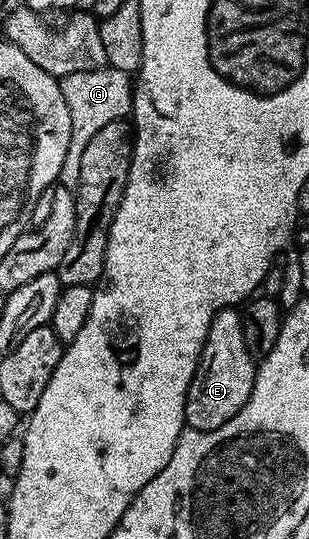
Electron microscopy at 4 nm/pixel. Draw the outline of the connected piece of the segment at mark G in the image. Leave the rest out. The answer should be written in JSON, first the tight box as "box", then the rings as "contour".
{"box":[57,67,134,189],"contour":[[[112,67],[100,70],[84,71],[80,74],[68,74],[61,77],[64,102],[68,102],[68,118],[72,118],[72,138],[68,142],[68,154],[64,154],[64,166],[60,166],[57,183],[63,188],[77,189],[80,182],[80,158],[84,154],[84,146],[108,122],[126,120],[134,106],[134,89],[127,73]]]}

